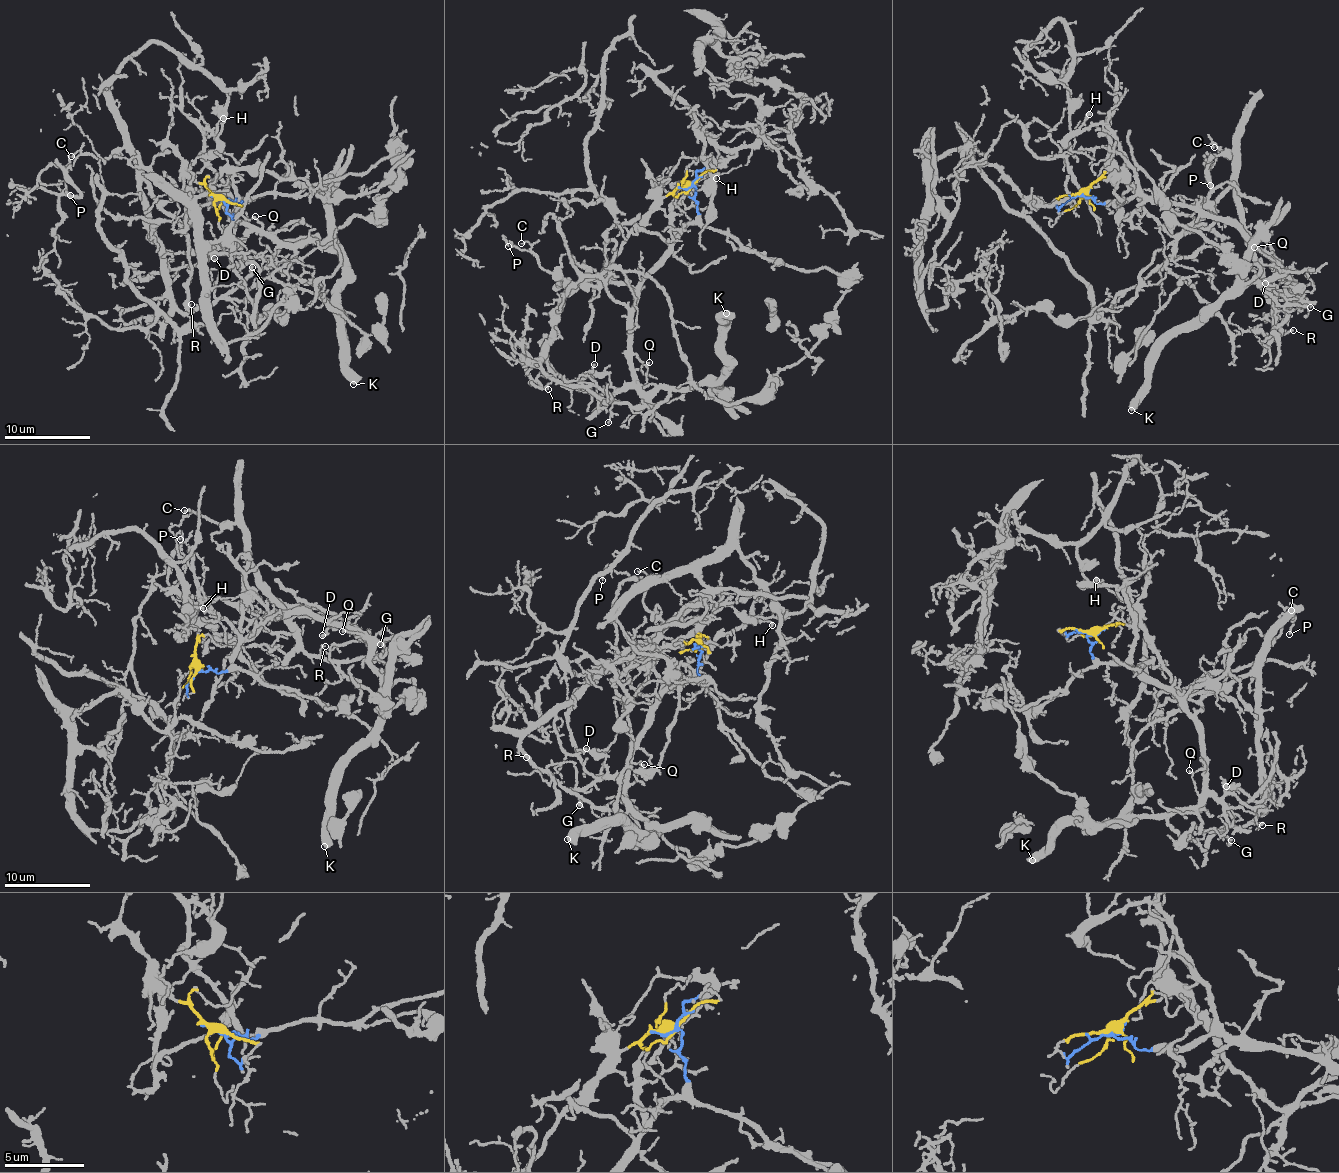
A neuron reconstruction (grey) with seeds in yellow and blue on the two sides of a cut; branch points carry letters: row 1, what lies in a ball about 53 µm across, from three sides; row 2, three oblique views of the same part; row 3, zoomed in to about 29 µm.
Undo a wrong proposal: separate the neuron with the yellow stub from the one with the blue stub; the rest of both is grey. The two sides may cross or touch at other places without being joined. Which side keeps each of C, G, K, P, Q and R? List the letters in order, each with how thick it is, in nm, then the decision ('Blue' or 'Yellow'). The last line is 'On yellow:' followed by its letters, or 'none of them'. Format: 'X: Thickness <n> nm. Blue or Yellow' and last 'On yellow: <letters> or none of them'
C: Thickness 110 nm. Yellow
G: Thickness 110 nm. Yellow
K: Thickness 600 nm. Blue
P: Thickness 130 nm. Yellow
Q: Thickness 130 nm. Blue
R: Thickness 130 nm. Yellow
On yellow: C, G, P, R

